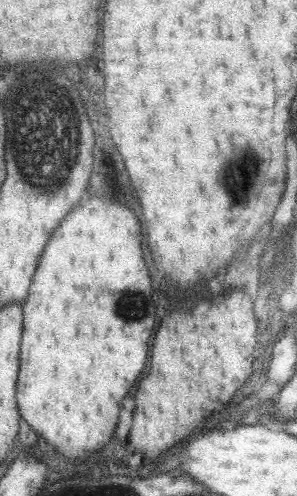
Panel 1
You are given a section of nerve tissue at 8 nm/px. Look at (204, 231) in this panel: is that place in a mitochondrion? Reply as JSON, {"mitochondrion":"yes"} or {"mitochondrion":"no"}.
{"mitochondrion":"no"}

